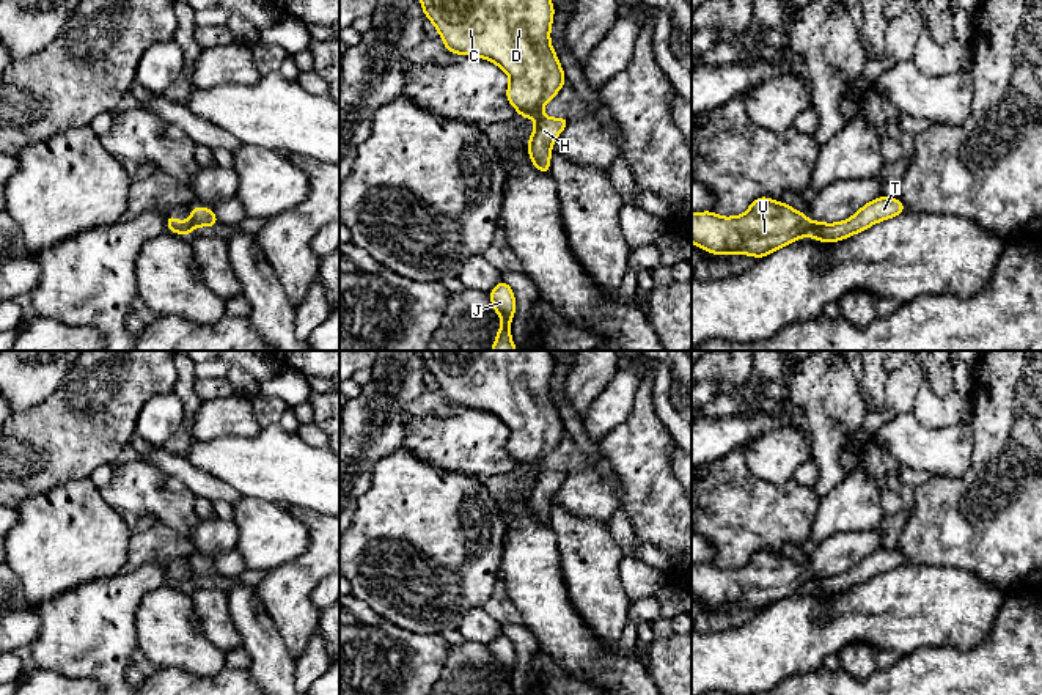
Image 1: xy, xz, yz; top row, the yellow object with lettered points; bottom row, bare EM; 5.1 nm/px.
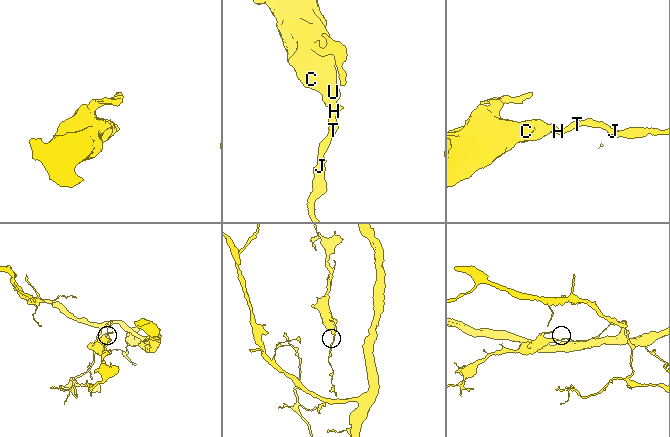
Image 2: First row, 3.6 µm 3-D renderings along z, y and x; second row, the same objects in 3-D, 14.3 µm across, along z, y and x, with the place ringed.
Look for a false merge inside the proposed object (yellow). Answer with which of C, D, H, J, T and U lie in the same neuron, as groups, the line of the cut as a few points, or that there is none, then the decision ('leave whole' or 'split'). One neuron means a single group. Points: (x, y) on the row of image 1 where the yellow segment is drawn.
C D U / H J T; cut in xy along (189, 222), (186, 233); split

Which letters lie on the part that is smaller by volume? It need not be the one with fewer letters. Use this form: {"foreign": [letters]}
{"foreign": ["C", "D", "U"]}

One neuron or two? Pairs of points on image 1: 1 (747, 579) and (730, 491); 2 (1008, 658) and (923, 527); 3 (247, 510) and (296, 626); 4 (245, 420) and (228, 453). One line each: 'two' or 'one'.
1: two
2: two
3: two
4: two

